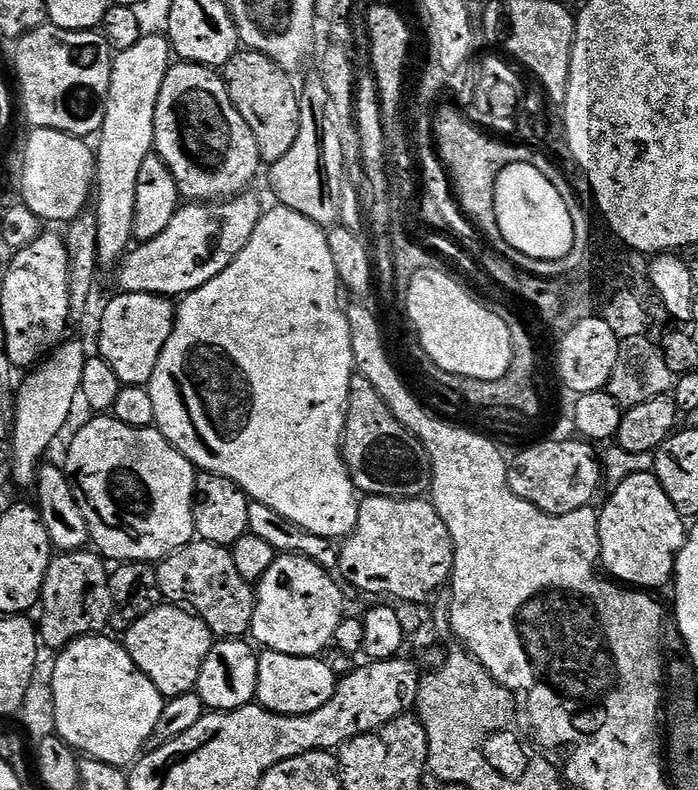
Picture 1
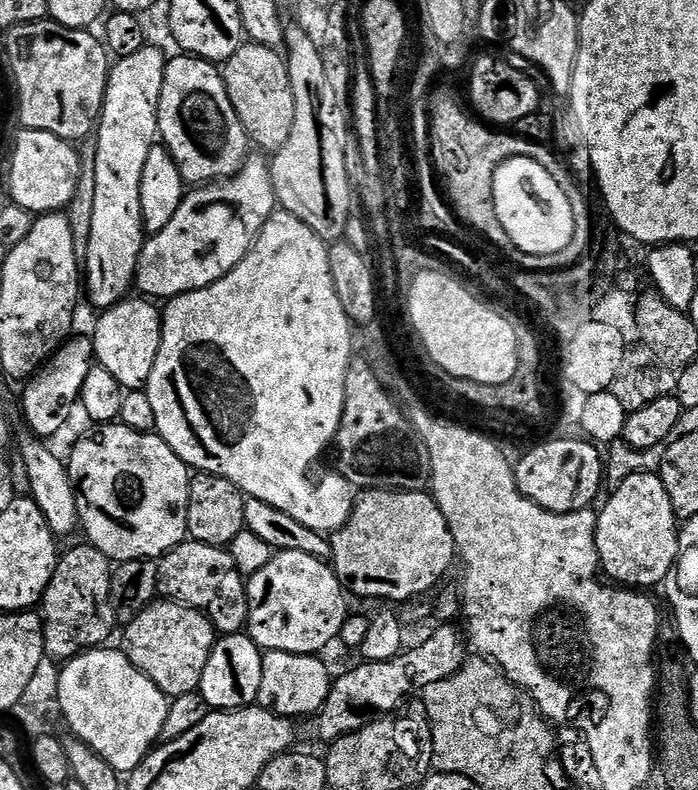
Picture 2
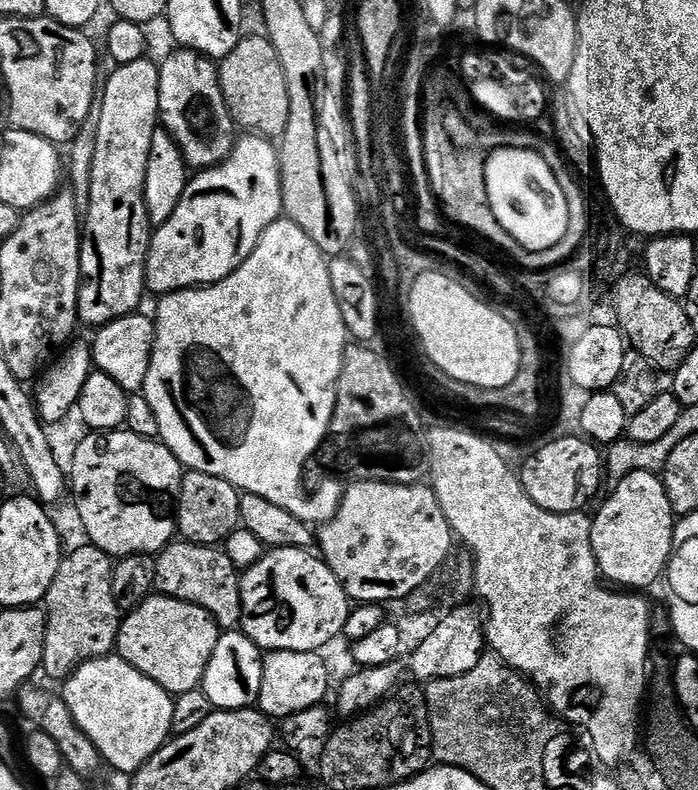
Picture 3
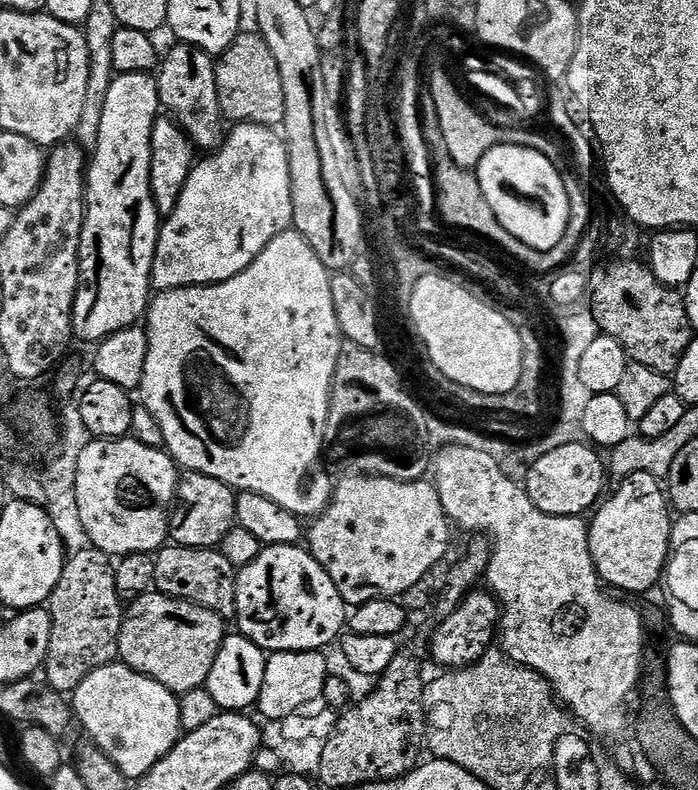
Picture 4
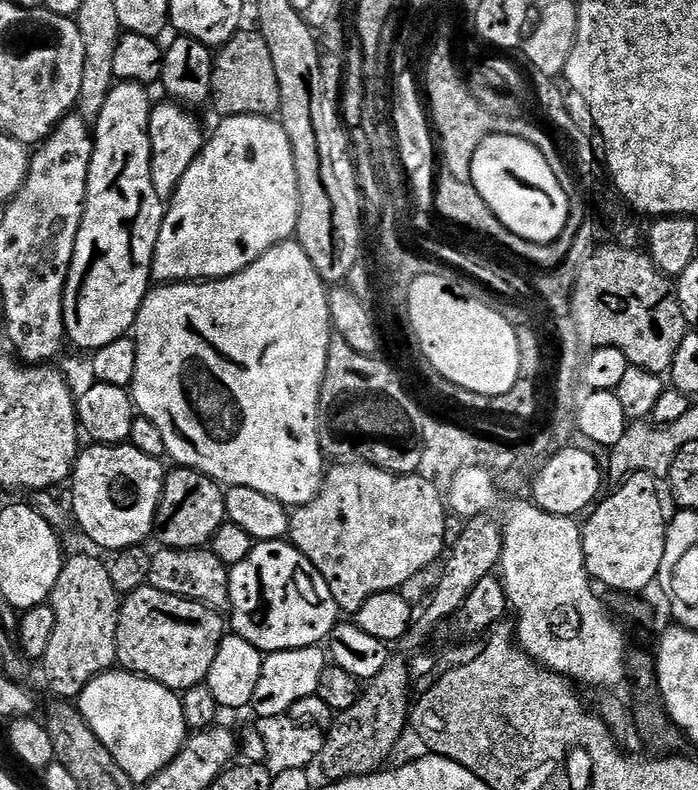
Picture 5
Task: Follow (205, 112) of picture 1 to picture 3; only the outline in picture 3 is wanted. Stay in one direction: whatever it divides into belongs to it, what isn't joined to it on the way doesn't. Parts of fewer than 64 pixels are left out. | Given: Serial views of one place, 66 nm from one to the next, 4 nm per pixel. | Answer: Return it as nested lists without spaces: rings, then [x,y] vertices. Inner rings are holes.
[[[180,48],[159,61],[158,106],[160,124],[178,142],[189,169],[203,170],[223,164],[238,139],[236,123],[226,110],[217,65],[209,57]]]

